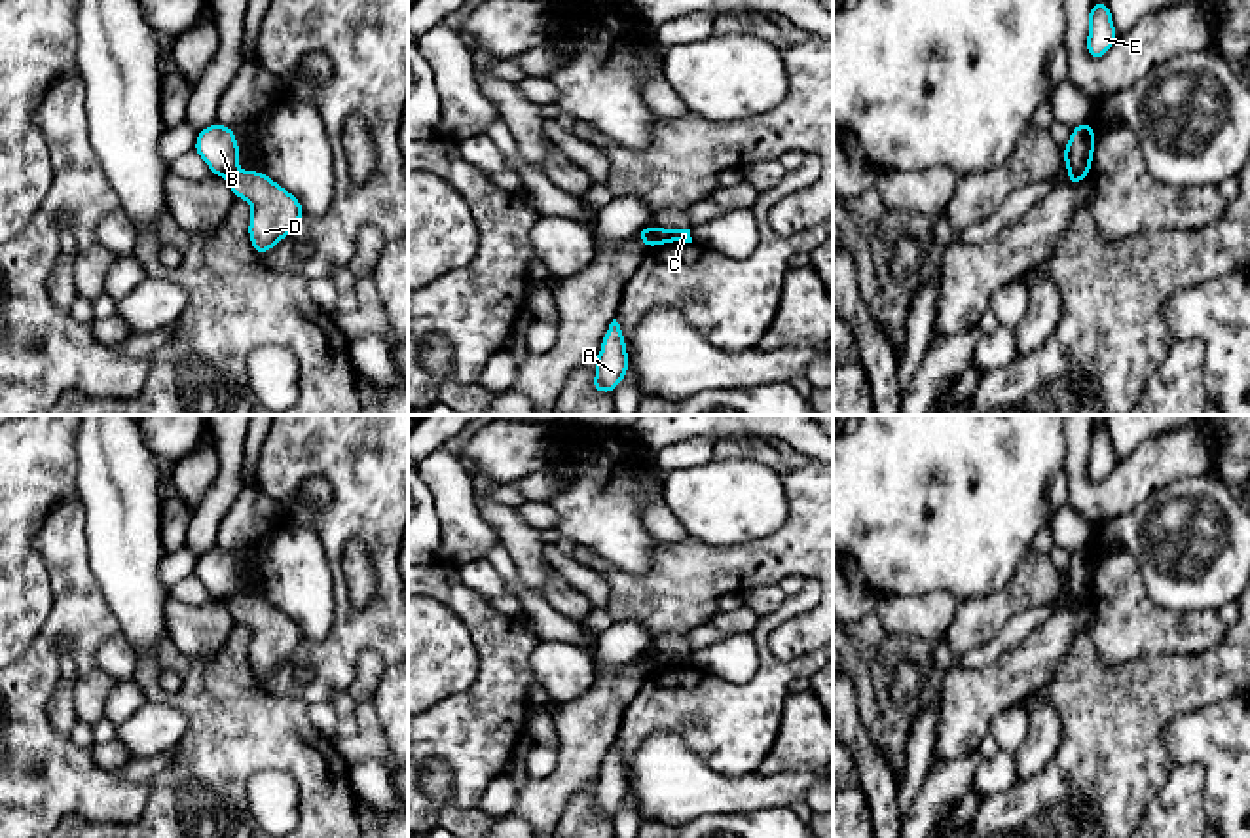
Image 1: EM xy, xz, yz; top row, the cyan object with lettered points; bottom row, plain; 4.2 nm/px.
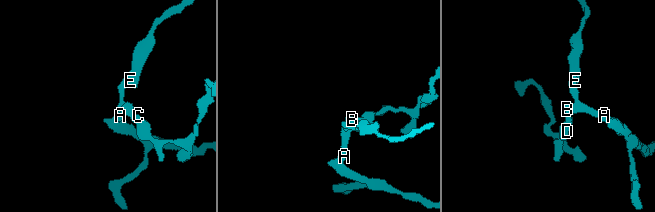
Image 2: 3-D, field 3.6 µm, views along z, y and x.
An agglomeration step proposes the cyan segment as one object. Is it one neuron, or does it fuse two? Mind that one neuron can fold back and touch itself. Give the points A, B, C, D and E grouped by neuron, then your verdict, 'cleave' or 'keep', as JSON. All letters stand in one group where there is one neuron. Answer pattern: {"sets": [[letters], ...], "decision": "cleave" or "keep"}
{"sets": [["A", "B", "E"], ["C", "D"]], "decision": "cleave"}

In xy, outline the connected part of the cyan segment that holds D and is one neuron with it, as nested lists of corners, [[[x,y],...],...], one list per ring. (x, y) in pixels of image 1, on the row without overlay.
[[[235,593],[226,607],[237,624],[252,629],[248,662],[256,679],[266,679],[281,664],[292,660],[305,639],[300,626],[266,597]]]

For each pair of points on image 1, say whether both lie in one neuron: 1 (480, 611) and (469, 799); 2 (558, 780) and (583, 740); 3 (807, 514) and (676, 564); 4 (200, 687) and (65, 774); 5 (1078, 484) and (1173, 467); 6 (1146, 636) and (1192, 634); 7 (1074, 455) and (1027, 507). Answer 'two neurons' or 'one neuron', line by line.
1: one neuron
2: one neuron
3: one neuron
4: two neurons
5: one neuron
6: one neuron
7: two neurons

